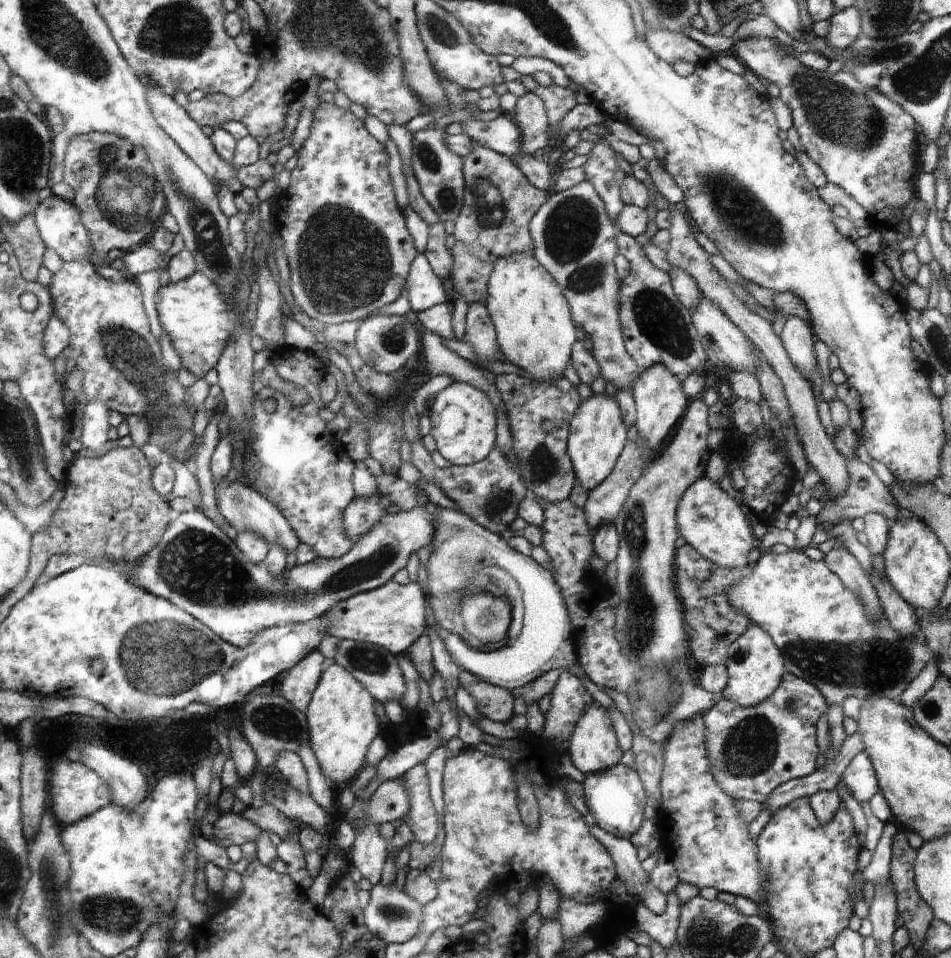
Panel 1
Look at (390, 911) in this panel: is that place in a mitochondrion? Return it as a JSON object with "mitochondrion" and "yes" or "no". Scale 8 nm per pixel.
{"mitochondrion":"yes"}

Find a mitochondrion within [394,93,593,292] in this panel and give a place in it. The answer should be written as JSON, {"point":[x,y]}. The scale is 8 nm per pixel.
{"point":[493,210]}

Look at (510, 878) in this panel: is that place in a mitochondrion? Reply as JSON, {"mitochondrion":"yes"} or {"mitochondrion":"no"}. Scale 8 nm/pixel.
{"mitochondrion":"no"}

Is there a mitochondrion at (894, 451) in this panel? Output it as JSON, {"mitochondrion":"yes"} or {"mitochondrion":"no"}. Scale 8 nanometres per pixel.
{"mitochondrion":"no"}

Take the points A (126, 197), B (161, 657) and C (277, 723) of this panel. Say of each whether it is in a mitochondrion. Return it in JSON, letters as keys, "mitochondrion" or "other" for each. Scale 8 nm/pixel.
{"A":"mitochondrion","B":"mitochondrion","C":"mitochondrion"}

